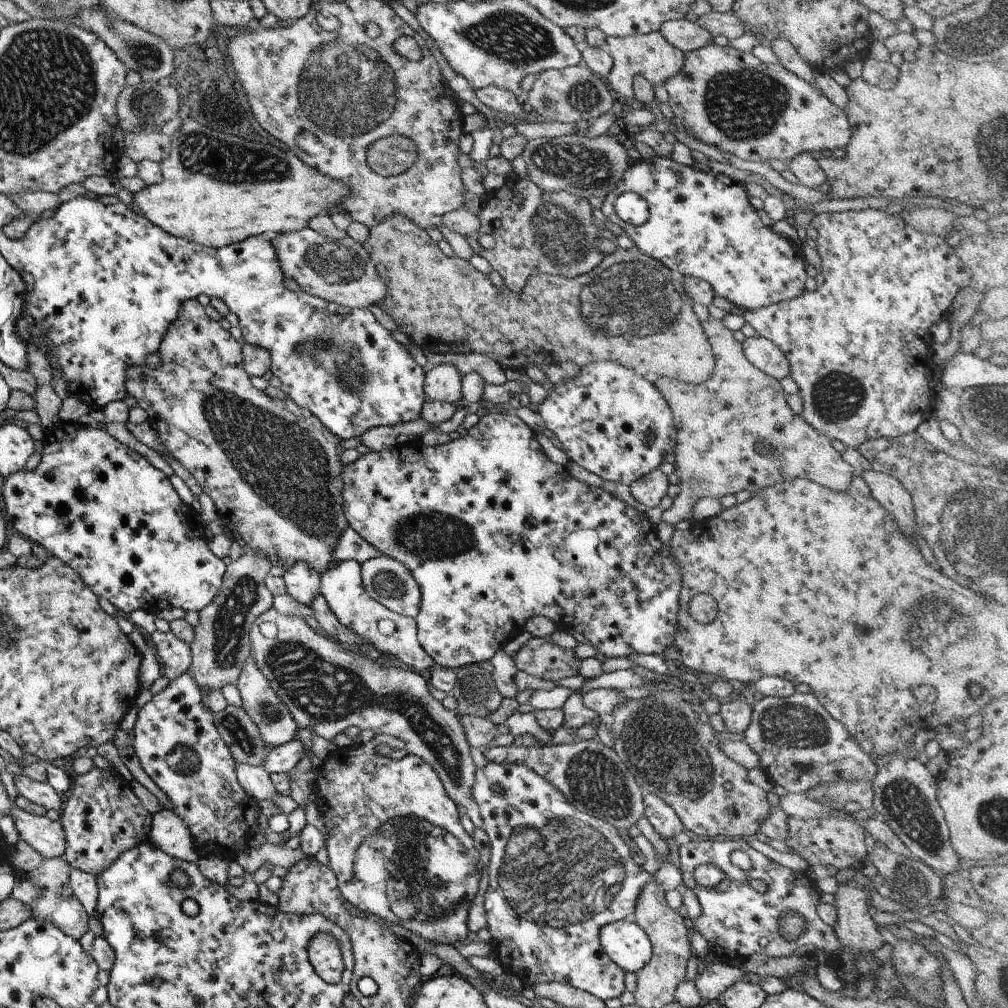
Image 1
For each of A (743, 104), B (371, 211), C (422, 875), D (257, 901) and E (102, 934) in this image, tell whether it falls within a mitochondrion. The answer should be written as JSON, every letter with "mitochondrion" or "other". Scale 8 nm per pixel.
{"A":"mitochondrion","B":"other","C":"mitochondrion","D":"other","E":"other"}

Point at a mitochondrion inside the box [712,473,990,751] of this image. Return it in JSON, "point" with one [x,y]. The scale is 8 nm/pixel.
{"point":[932,592]}

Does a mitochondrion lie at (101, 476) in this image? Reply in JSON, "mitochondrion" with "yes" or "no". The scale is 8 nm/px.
{"mitochondrion":"no"}

